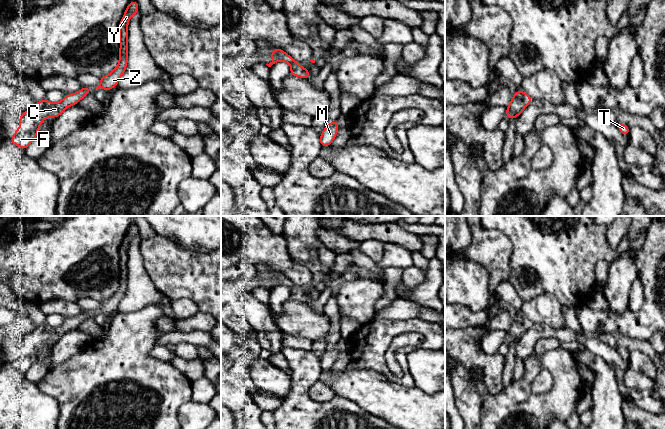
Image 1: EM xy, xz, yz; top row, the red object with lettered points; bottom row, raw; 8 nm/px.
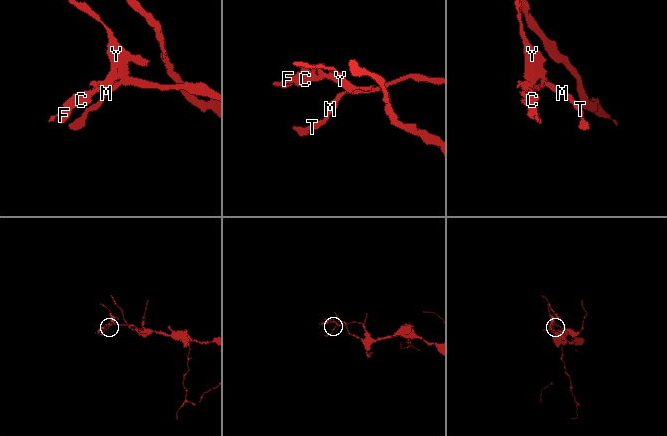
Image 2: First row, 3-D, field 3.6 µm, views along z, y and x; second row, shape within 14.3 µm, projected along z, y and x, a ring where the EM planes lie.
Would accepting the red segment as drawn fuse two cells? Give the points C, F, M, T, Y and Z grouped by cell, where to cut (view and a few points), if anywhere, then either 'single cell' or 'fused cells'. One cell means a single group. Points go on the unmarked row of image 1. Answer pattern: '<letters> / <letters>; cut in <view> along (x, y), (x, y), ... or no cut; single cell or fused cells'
C F M T Y Z; no cut; single cell

